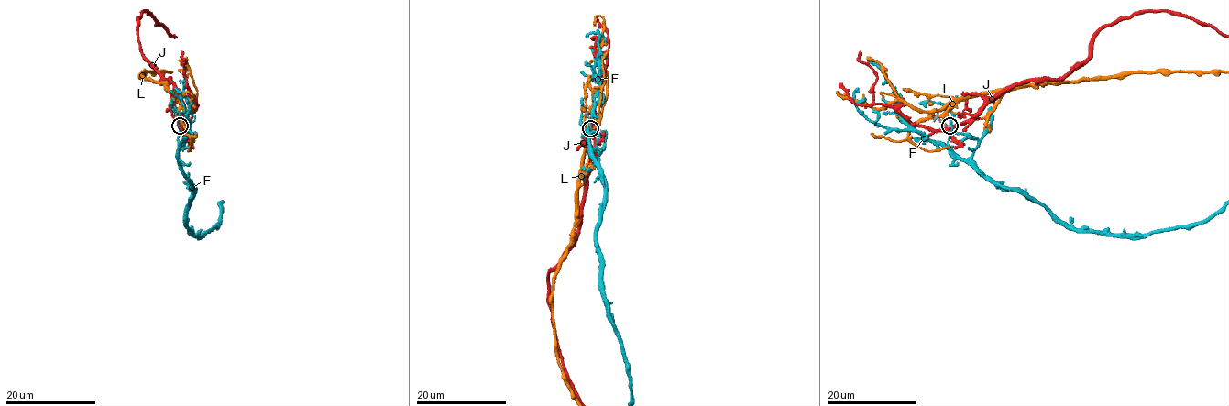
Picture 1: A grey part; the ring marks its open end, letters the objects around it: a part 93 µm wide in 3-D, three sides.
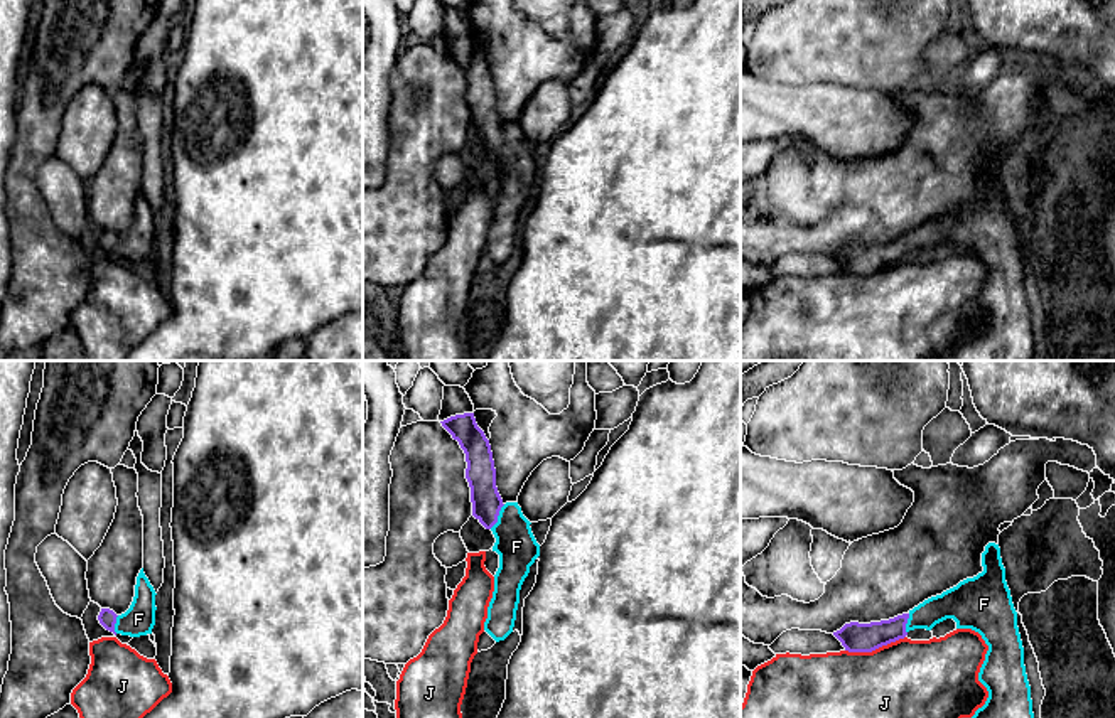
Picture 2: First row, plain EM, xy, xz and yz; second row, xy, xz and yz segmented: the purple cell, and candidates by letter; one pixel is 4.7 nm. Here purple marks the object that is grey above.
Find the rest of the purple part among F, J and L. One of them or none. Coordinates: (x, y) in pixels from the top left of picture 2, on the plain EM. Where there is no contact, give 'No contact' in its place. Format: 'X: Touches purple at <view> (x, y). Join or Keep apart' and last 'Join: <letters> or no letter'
F: Touches purple at xz (498, 137). Join
J: Touches purple at yz (874, 272). Keep apart
L: No contact. Keep apart
Join: F

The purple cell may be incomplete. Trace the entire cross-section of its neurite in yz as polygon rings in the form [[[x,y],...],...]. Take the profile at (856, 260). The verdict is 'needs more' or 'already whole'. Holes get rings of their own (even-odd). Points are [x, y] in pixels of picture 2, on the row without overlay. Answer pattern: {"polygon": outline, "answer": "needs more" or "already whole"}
{"polygon": [[[999,167],[985,169],[982,189],[983,194],[977,199],[924,222],[908,236],[870,246],[850,244],[833,258],[848,275],[872,275],[904,261],[909,253],[931,253],[953,241],[956,251],[978,255],[988,268],[978,295],[988,320],[972,340],[958,344],[953,361],[1032,361],[1031,308]]], "answer": "needs more"}

